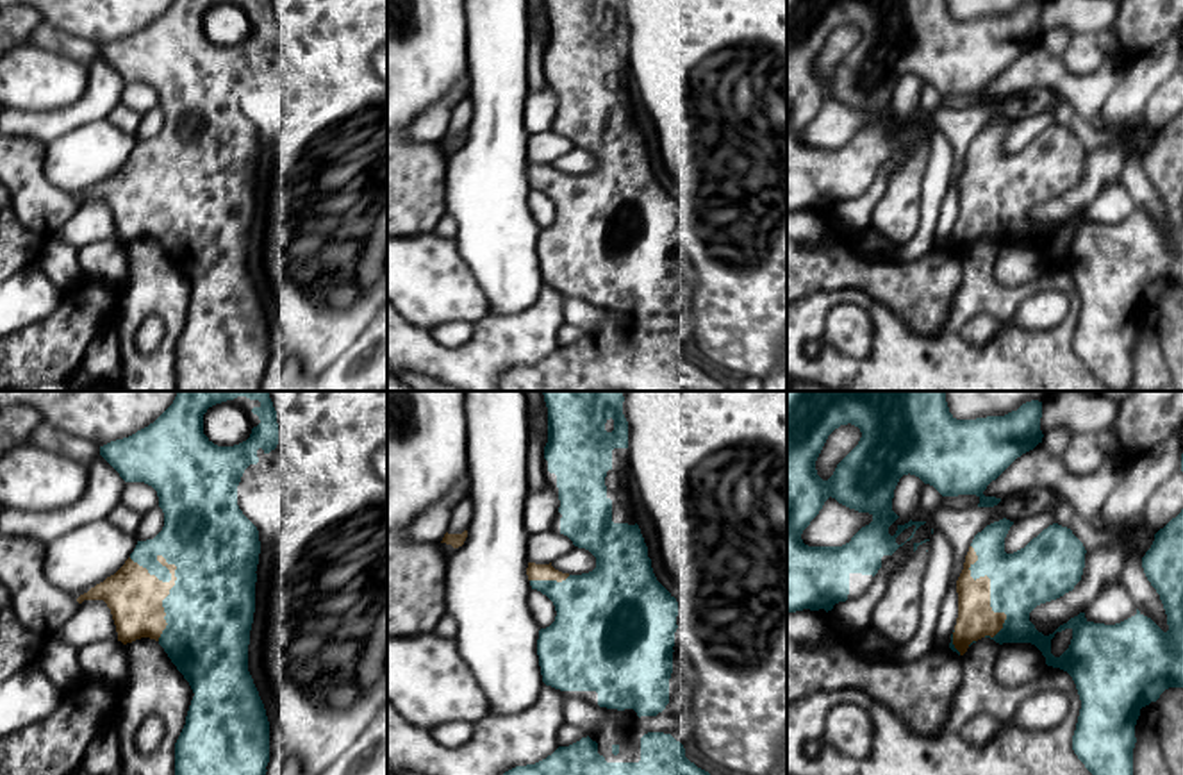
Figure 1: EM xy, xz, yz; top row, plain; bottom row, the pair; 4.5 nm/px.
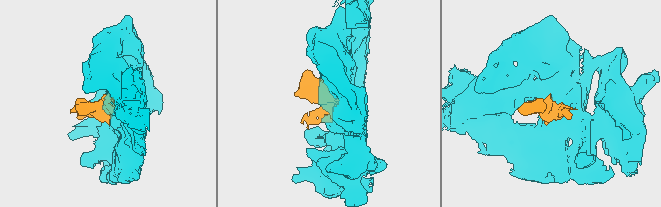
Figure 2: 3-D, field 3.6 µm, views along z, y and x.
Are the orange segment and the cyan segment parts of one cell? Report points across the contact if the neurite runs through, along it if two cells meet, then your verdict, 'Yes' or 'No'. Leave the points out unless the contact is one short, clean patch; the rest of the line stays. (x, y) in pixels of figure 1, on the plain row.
Yes

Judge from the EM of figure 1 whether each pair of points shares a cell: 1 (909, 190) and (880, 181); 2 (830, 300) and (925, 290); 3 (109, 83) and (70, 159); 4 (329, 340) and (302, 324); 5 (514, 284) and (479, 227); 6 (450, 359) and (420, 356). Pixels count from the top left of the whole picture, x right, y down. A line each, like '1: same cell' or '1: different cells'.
1: different cells
2: different cells
3: different cells
4: same cell
5: same cell
6: same cell

